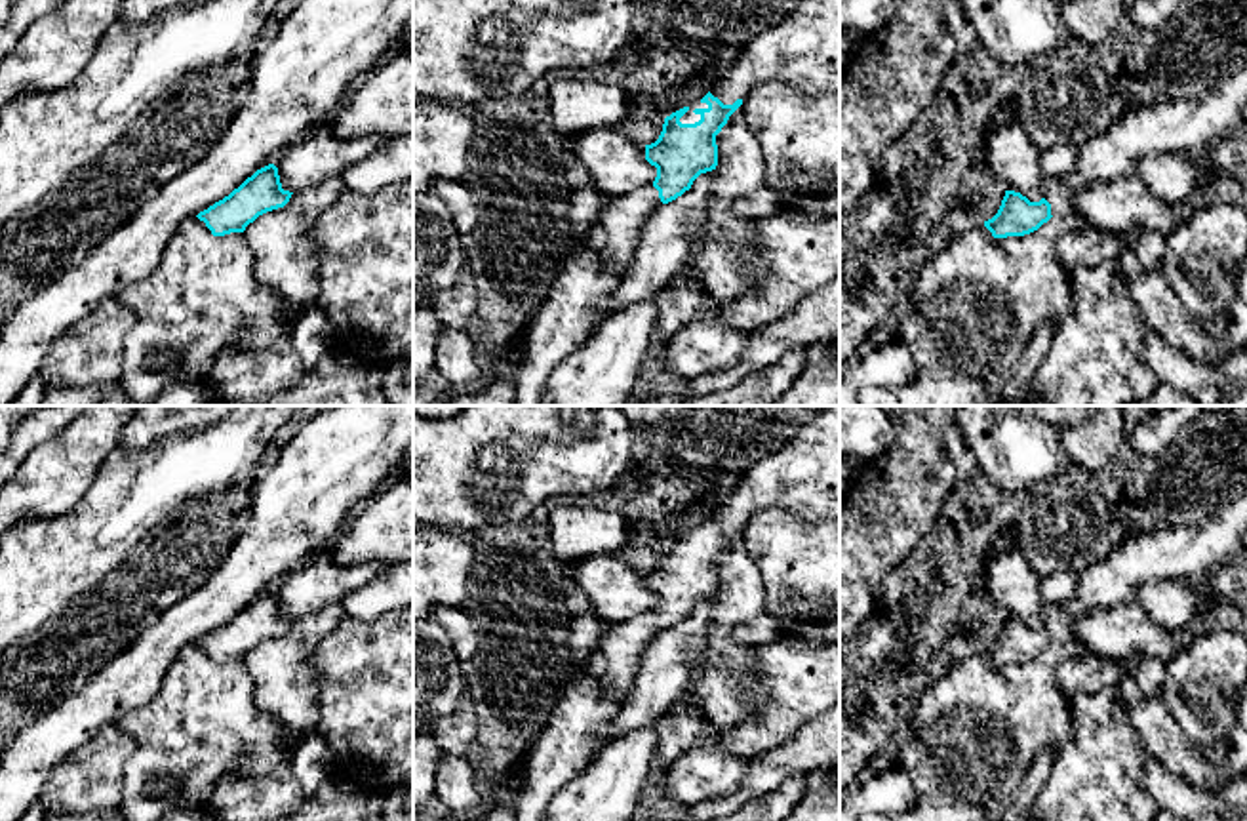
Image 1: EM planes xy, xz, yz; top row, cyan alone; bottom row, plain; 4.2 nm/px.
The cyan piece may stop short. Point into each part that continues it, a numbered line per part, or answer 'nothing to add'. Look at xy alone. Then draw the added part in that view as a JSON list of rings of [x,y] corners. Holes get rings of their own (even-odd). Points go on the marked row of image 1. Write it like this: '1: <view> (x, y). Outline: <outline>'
nothing to add

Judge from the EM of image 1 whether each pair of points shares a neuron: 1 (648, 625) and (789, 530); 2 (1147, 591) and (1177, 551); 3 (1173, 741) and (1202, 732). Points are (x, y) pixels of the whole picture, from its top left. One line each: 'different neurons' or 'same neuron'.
1: different neurons
2: different neurons
3: different neurons

